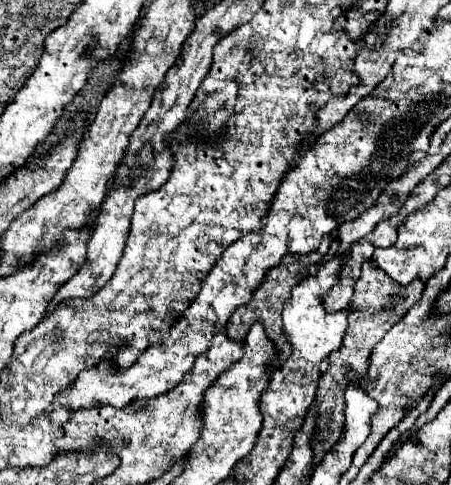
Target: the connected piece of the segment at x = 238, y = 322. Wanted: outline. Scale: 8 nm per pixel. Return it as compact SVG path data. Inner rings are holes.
M309 255L305 263L297 257L295 261L287 261L287 265L281 263L279 267L271 269L271 271L267 273L267 277L265 277L263 287L259 287L259 289L255 291L253 301L249 301L247 305L239 307L239 309L233 313L233 317L231 317L231 321L229 321L227 329L225 329L225 331L227 331L227 337L233 339L233 341L243 341L245 335L247 335L247 331L249 331L249 327L251 327L253 323L261 323L261 325L265 327L265 335L273 341L275 347L279 347L279 349L277 349L277 351L279 351L277 361L283 363L283 361L289 357L289 353L291 353L291 345L289 345L287 339L283 337L283 329L281 329L281 327L283 327L283 325L281 325L281 311L283 311L283 305L285 305L285 301L287 301L287 297L289 297L293 285L297 285L299 279L303 277L301 271L303 271L305 267L313 265L313 263L319 263L321 257L323 257L323 255ZM291 263L293 263L293 265L291 265Z

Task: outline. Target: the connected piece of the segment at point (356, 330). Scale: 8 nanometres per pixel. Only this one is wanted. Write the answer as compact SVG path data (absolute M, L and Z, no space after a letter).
M363 263L363 271L361 277L357 279L355 285L355 295L351 299L349 305L349 327L345 331L343 343L341 347L329 355L329 369L321 375L319 379L319 389L317 389L317 417L315 417L315 431L313 431L313 461L311 465L317 467L325 453L329 453L329 447L335 445L335 439L341 437L341 427L343 427L343 411L345 411L345 389L349 387L349 383L359 383L359 379L363 377L363 373L367 371L367 361L371 355L371 349L383 339L383 335L387 333L387 329L391 329L391 325L395 325L409 309L411 305L415 305L422 297L425 284L416 279L407 287L397 285L395 281L391 281L381 269L371 267L371 263Z

